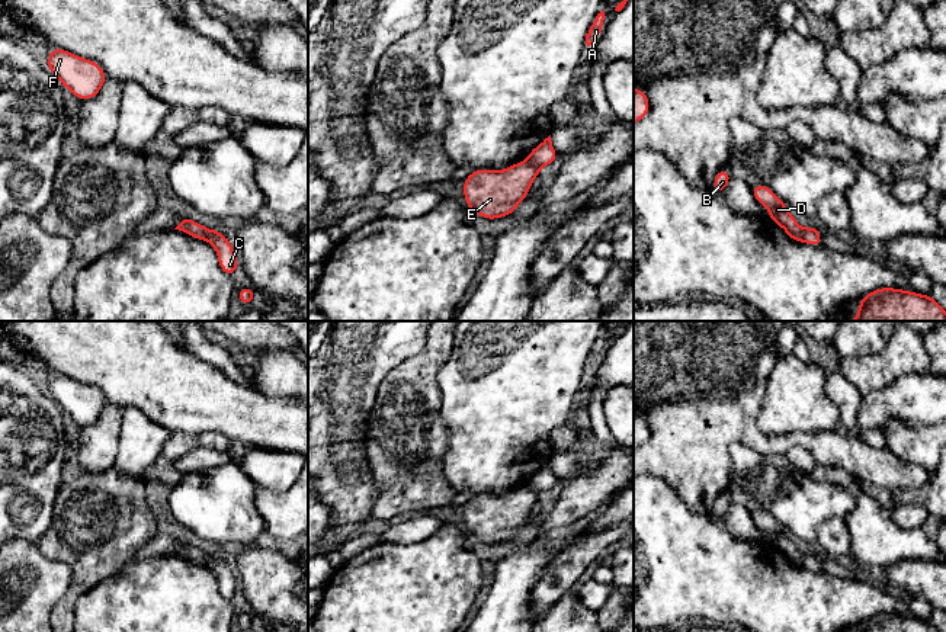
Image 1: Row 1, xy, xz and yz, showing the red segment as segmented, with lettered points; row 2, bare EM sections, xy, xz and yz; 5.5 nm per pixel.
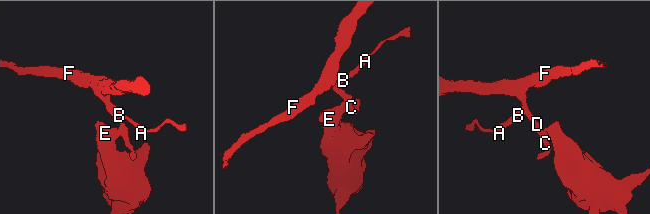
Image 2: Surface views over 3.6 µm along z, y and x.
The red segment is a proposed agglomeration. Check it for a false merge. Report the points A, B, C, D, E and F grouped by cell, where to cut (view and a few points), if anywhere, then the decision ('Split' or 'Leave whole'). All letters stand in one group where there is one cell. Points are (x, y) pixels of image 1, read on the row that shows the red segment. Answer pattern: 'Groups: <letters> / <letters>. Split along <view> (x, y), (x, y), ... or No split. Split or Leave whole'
Groups: A B C D F / E. Split along xz (526, 160), (538, 169). Split

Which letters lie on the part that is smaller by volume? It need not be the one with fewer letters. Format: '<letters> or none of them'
A, B, C, D, F

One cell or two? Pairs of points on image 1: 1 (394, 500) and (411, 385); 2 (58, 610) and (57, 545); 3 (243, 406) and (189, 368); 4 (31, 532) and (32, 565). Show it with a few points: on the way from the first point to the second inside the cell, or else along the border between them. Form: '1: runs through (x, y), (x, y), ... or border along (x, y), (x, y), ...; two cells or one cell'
1: runs through (406, 471), (406, 414); one cell
2: runs through (71, 594), (77, 587), (77, 565), (73, 561); one cell
3: runs through (230, 406), (202, 381); one cell
4: border along (15, 539), (26, 539), (35, 544); two cells

